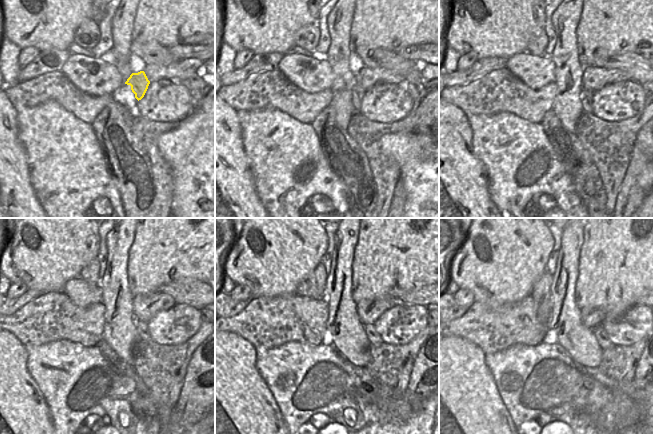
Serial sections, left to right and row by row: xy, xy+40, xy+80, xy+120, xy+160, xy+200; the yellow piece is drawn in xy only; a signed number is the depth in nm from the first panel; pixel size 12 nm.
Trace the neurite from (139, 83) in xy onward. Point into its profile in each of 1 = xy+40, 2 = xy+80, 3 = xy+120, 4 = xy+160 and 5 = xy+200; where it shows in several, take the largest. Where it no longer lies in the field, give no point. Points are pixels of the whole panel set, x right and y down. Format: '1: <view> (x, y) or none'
1: xy+40 (361, 91)
2: xy+80 (586, 96)
3: xy+120 (141, 327)
4: xy+160 (375, 339)
5: xy+200 (602, 338)

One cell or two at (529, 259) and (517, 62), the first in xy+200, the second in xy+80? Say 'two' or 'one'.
two

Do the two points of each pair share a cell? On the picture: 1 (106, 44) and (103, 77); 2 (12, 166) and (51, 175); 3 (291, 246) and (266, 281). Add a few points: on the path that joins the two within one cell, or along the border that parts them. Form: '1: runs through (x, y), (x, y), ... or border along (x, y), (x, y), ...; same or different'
1: border along (94, 57), (99, 58); different
2: border along (24, 147), (30, 185), (35, 193); different
3: runs through (282, 255), (270, 267), (268, 272); same

